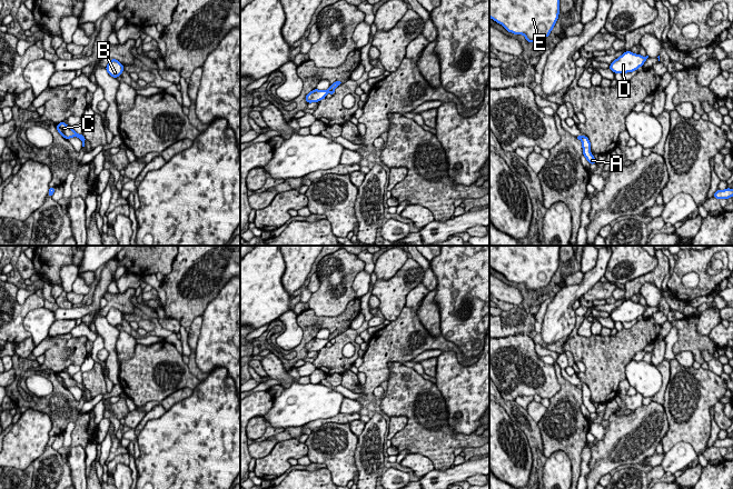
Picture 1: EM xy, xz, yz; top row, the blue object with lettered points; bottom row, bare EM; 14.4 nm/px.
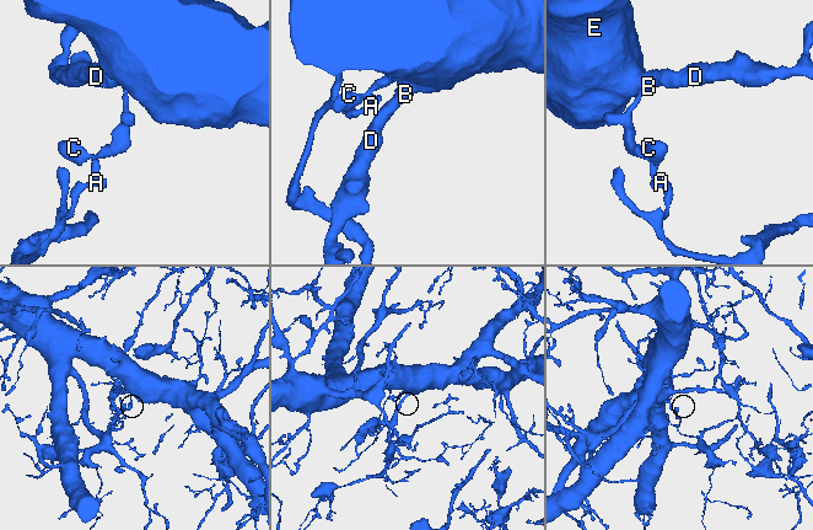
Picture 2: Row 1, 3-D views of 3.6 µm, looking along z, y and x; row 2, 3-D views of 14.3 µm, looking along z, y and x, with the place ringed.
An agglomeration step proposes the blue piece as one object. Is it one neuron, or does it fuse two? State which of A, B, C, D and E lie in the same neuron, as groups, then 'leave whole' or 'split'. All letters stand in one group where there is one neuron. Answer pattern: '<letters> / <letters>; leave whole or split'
A / B C D E; split

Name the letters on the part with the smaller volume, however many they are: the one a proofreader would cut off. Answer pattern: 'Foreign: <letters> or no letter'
Foreign: A

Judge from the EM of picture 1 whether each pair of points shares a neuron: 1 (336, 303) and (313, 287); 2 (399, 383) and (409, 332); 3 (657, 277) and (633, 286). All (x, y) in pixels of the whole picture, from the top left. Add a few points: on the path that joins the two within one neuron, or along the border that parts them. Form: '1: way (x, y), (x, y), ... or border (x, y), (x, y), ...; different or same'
1: border (316, 273), (319, 287), (313, 293); different
2: border (400, 362), (388, 363), (389, 378), (387, 381); different
3: way (652, 277), (639, 282); same

